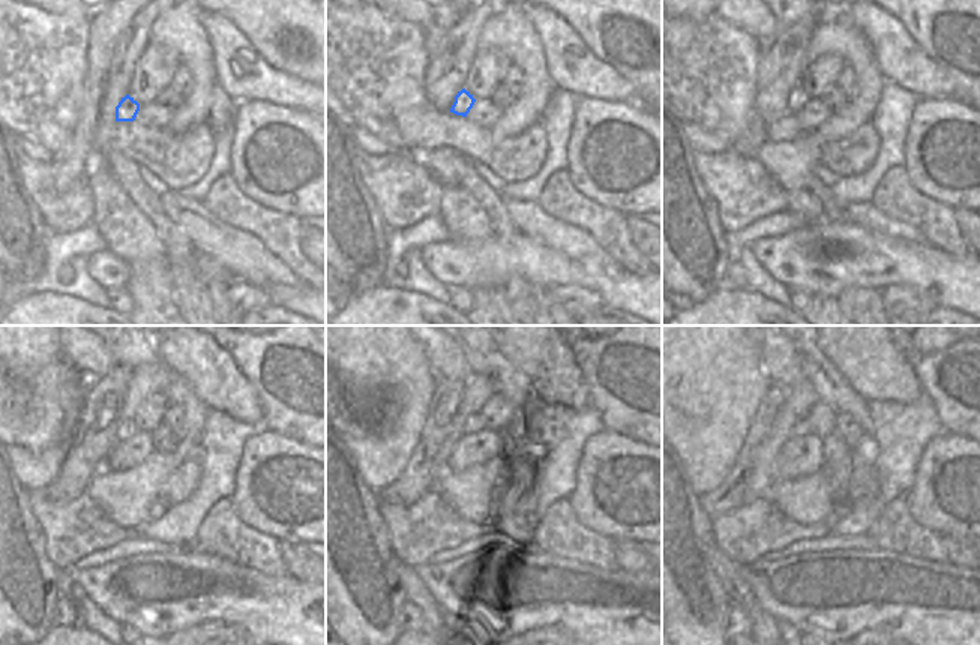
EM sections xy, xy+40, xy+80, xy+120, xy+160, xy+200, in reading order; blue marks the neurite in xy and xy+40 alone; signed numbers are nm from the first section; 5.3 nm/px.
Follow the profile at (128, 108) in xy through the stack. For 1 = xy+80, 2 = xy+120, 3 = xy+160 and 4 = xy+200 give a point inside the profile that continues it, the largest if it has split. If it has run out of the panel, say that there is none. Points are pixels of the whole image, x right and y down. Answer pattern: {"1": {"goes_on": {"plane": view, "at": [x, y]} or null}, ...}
{"1": {"goes_on": {"plane": "xy+80", "at": [797, 96]}}, "2": {"goes_on": {"plane": "xy+120", "at": [123, 431]}}, "3": {"goes_on": {"plane": "xy+160", "at": [471, 425]}}, "4": {"goes_on": {"plane": "xy+200", "at": [805, 426]}}}

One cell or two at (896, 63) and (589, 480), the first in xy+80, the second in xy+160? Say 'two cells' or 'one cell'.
two cells

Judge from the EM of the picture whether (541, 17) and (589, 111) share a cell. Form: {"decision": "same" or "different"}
{"decision": "different"}

